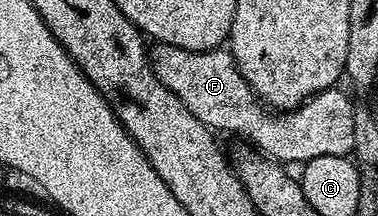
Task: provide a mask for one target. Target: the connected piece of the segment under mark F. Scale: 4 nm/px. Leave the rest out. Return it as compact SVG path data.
M154 42L148 50L148 61L152 72L156 72L156 80L160 80L172 96L180 96L180 104L184 104L196 120L215 132L235 134L238 140L275 162L304 164L316 156L349 155L354 149L352 128L356 106L339 88L320 92L294 110L275 112L254 93L248 80L244 80L229 49L185 50Z

